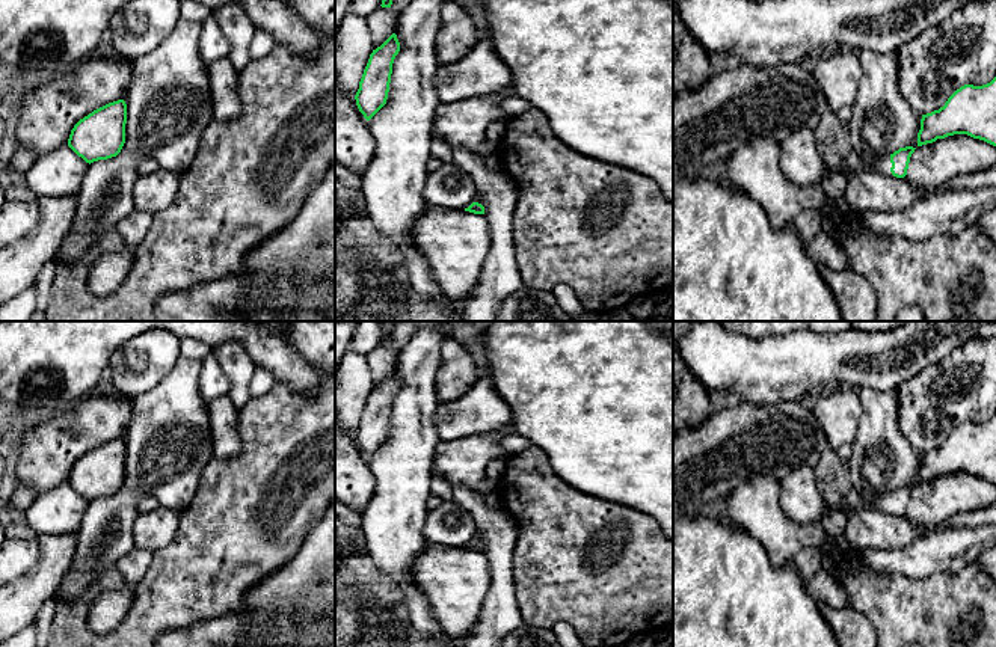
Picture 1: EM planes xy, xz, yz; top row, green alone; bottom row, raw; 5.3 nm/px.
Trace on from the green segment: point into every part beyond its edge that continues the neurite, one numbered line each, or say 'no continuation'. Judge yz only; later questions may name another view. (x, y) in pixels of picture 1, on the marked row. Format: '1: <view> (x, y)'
1: yz (853, 163)

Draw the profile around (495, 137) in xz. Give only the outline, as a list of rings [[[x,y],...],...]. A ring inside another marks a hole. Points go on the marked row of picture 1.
[[[498,121],[489,125],[489,128],[486,130],[486,137],[493,146],[496,146],[501,142],[506,133],[506,127],[507,127],[507,122]]]

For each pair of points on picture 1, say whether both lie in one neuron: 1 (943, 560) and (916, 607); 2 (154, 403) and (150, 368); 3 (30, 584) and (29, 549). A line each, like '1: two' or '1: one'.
1: two
2: two
3: two

